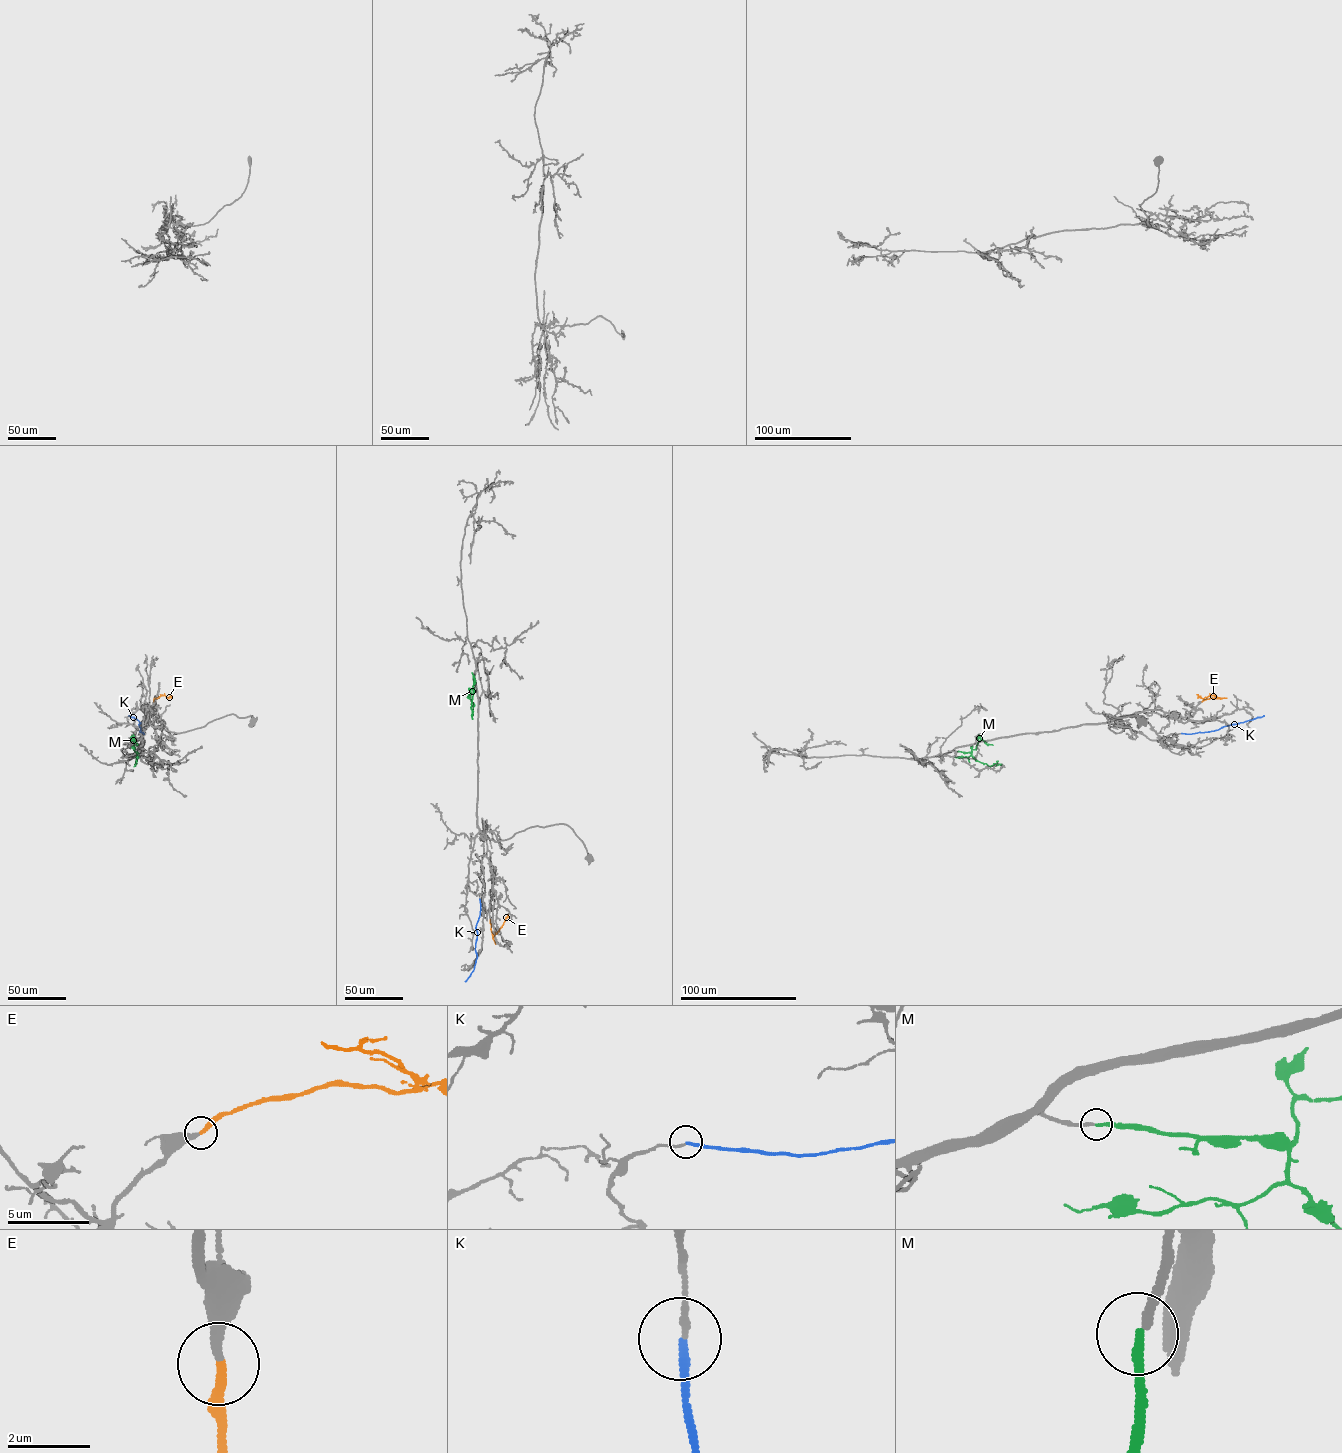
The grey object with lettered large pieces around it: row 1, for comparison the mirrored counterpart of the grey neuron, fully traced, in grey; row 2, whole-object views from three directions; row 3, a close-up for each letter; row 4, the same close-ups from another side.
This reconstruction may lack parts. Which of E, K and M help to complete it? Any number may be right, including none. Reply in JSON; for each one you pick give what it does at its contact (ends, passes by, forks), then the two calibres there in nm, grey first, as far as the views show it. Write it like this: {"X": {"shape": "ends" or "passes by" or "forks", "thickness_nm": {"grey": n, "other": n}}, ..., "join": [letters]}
{"E": {"shape": "ends", "thickness_nm": {"grey": 280, "other": 260}}, "M": {"shape": "ends", "thickness_nm": {"grey": 200, "other": 220}}, "join": ["E", "M"]}

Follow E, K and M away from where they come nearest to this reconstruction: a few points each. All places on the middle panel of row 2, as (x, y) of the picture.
E: (490, 919), (494, 935), (508, 914)
K: (479, 899), (476, 926), (477, 958), (465, 981)
M: (473, 675), (473, 688), (469, 695), (474, 704), (472, 710)

